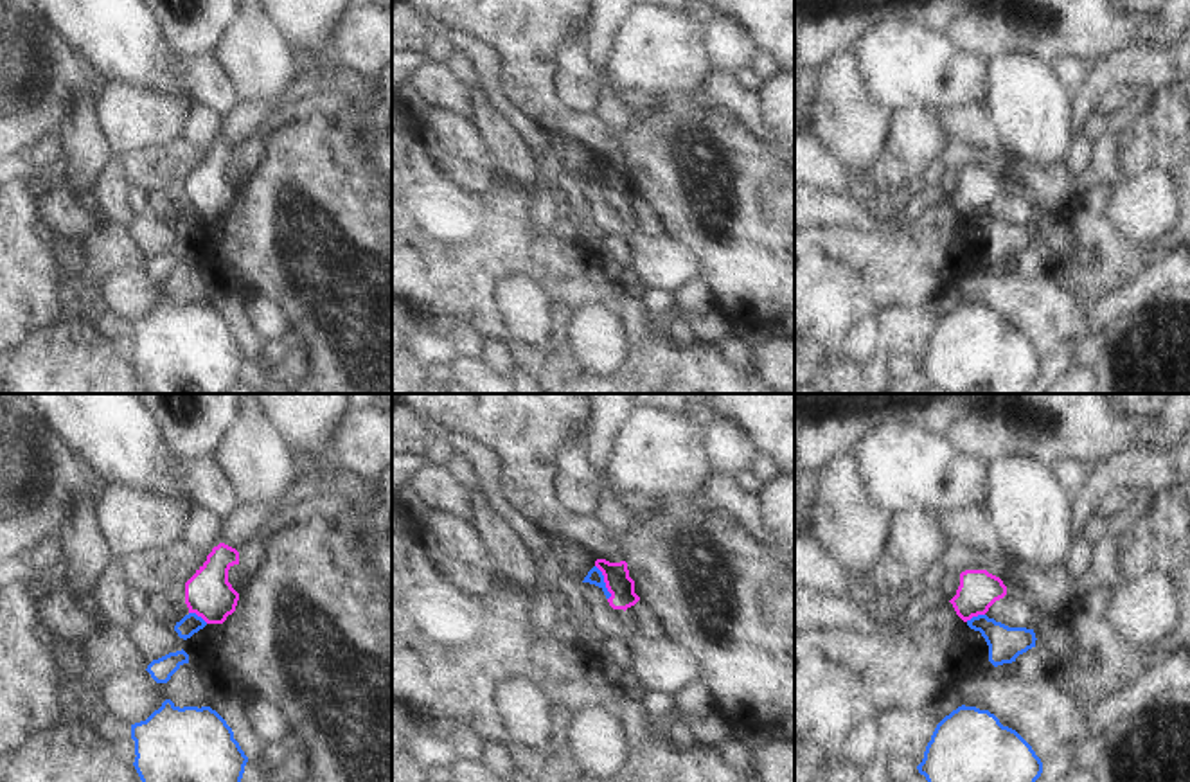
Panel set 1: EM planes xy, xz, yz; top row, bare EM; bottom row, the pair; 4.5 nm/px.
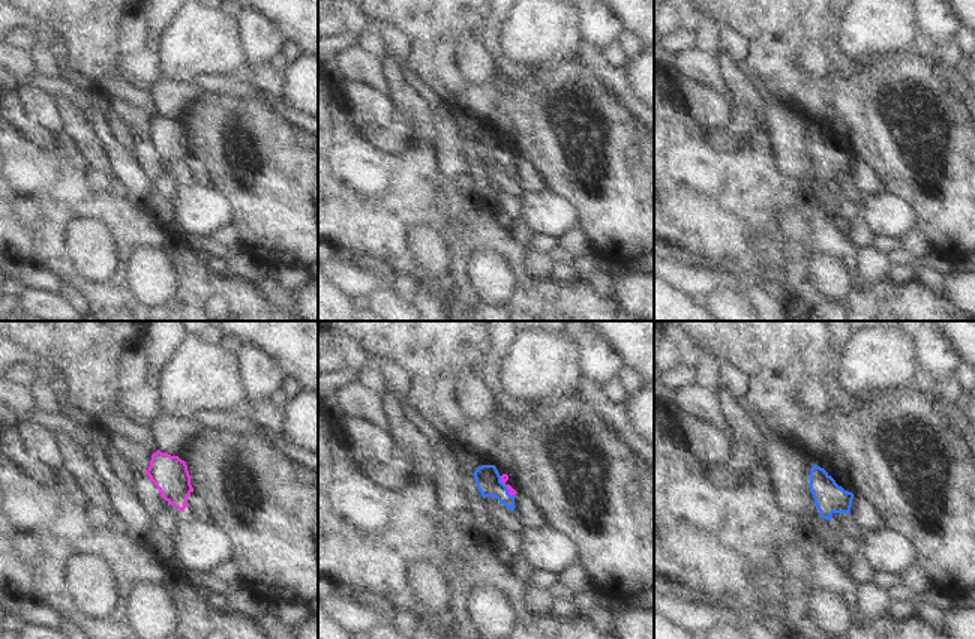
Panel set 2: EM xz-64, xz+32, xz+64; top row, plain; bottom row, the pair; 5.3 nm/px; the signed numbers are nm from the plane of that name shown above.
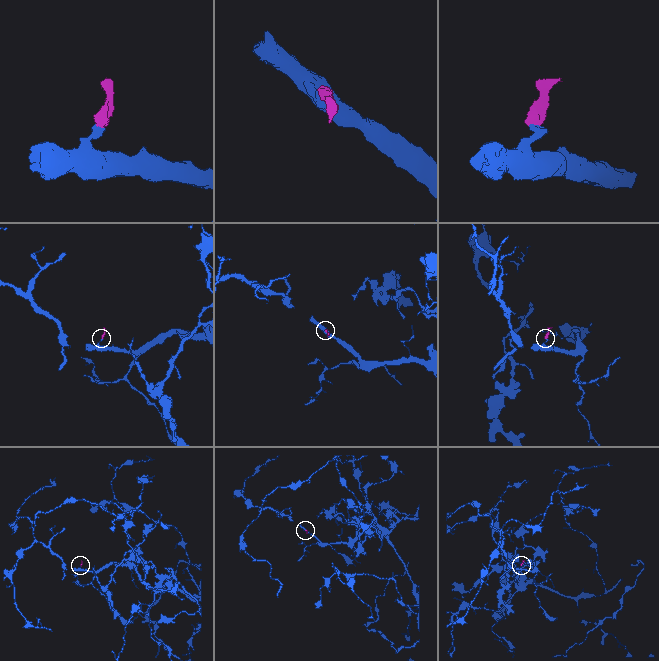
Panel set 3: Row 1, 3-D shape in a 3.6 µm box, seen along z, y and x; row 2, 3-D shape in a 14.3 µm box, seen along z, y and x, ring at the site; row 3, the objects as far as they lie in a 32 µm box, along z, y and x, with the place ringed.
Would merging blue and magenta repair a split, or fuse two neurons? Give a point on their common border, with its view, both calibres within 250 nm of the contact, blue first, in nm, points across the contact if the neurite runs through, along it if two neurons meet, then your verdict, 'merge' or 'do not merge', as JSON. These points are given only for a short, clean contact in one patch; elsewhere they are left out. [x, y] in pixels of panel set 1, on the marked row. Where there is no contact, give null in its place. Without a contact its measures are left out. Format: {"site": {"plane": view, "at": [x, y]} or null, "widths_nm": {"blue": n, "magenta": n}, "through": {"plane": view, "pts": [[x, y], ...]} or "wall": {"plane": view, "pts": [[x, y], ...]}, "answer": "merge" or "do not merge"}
{"site": {"plane": "xz", "at": [604, 583]}, "widths_nm": {"blue": 70, "magenta": 120}, "wall": {"plane": "xz", "pts": [[595, 565], [610, 594], [608, 599]]}, "answer": "do not merge"}

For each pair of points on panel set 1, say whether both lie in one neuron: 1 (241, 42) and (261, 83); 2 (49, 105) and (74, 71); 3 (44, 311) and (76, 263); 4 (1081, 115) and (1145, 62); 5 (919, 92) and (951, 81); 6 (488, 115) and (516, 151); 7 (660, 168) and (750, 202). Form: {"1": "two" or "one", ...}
{"1": "one", "2": "one", "3": "two", "4": "one", "5": "one", "6": "one", "7": "one"}

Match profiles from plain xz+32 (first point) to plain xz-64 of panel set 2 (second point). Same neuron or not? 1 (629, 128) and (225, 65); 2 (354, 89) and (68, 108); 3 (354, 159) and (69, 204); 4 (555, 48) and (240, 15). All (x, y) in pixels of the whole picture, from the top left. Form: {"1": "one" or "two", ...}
{"1": "two", "2": "two", "3": "one", "4": "two"}

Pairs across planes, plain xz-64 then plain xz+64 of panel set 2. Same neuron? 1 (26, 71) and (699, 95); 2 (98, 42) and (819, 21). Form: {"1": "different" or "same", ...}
{"1": "different", "2": "same"}

